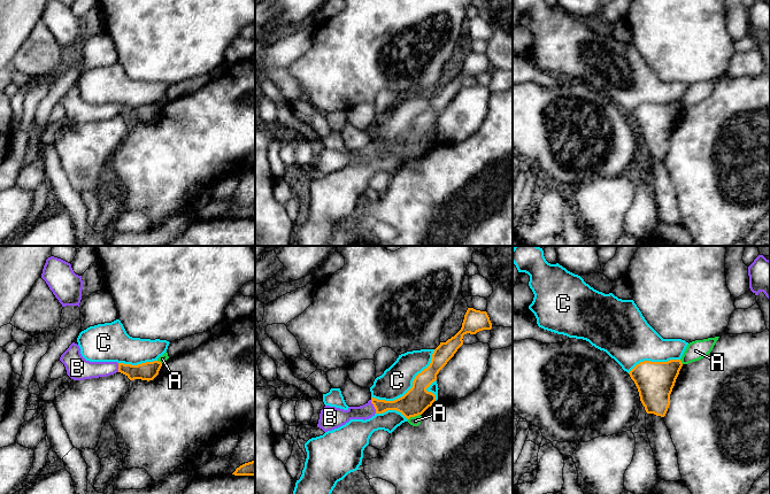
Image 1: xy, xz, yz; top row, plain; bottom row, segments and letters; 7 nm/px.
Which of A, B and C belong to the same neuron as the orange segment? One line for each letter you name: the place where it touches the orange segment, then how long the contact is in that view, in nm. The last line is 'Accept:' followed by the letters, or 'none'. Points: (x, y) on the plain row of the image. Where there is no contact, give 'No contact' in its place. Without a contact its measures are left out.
B: Touches orange at xz (374, 148). Shared border 100 nm
Accept: B

